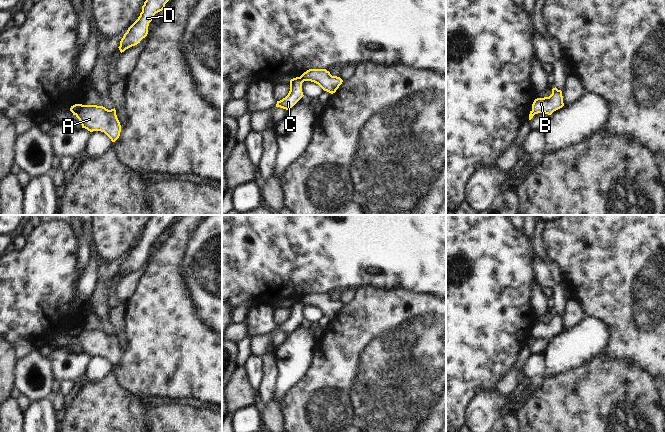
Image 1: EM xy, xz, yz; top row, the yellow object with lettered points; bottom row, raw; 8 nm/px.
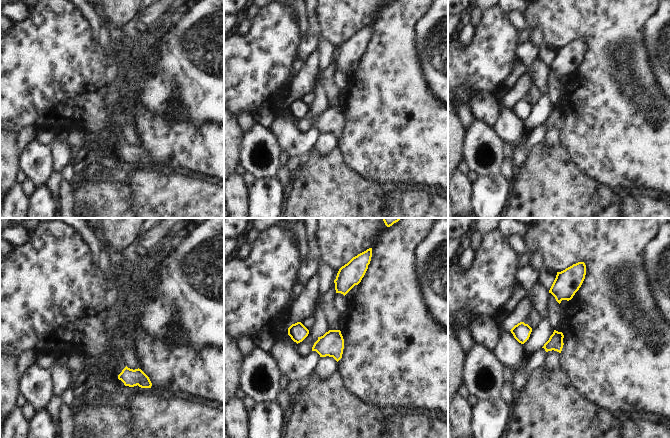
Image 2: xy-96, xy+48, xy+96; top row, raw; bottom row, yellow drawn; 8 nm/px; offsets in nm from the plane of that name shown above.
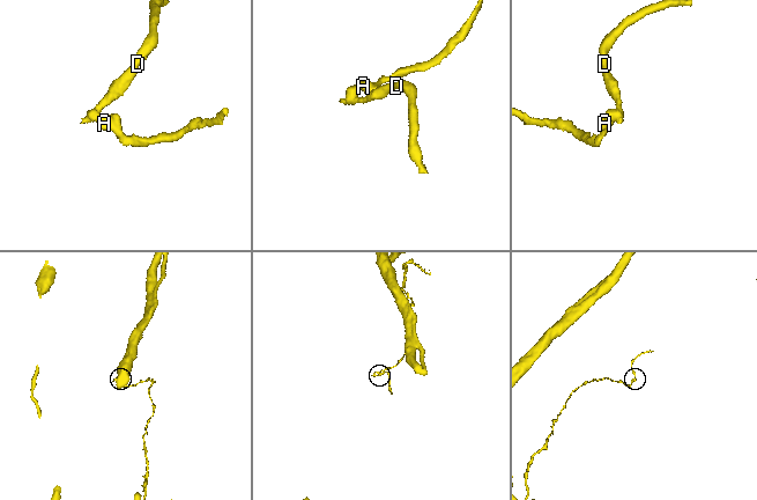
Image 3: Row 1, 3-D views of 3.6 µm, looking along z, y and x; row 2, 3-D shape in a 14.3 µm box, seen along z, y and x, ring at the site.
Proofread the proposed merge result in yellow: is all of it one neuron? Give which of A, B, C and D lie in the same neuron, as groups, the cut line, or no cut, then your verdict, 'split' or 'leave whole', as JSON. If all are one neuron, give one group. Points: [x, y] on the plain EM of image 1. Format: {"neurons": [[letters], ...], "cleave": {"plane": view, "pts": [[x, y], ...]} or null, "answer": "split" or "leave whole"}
{"neurons": [["A"], ["B", "C", "D"]], "cleave": {"plane": "xy", "pts": [[82, 329], [74, 338]]}, "answer": "split"}

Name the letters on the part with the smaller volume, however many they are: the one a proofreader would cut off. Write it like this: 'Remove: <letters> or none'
Remove: B, C, D

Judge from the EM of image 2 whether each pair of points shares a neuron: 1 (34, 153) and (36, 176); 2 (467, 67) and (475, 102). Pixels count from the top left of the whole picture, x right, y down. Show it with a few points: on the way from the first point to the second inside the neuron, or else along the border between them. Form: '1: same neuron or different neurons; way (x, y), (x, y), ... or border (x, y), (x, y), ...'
1: same neuron; way (33, 159), (32, 165), (36, 170)
2: different neurons; border (495, 96), (489, 92), (477, 92), (467, 102)

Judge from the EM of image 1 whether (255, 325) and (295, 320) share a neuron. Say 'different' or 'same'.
same

